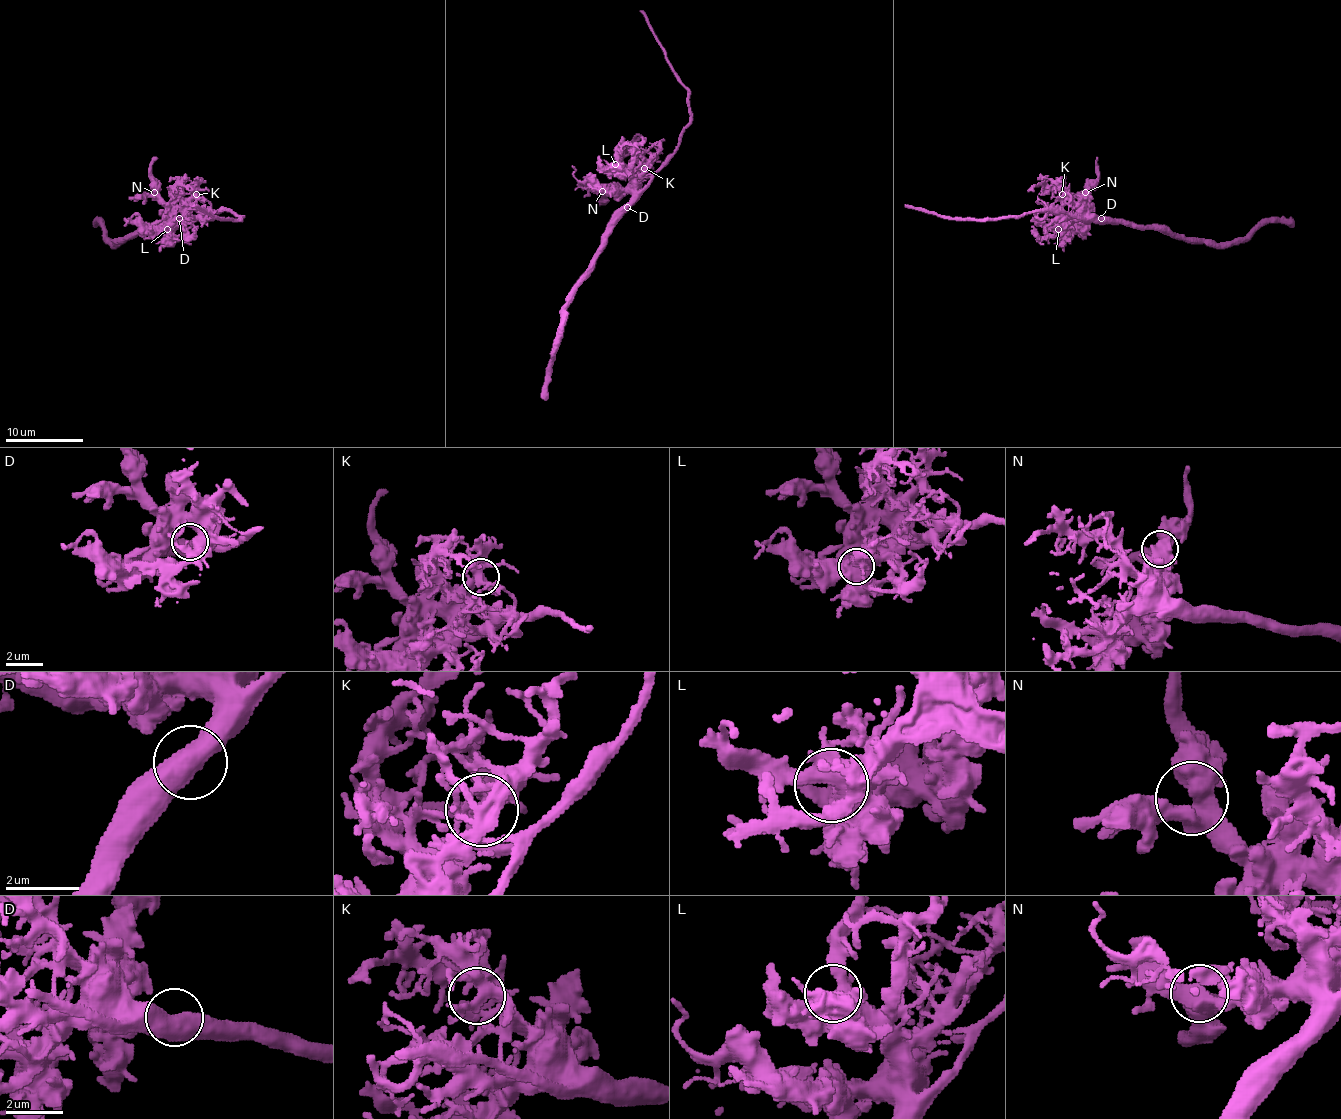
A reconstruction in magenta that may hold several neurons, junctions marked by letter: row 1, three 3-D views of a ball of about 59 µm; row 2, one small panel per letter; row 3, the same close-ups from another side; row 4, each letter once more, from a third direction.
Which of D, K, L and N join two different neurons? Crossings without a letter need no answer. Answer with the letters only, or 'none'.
none

